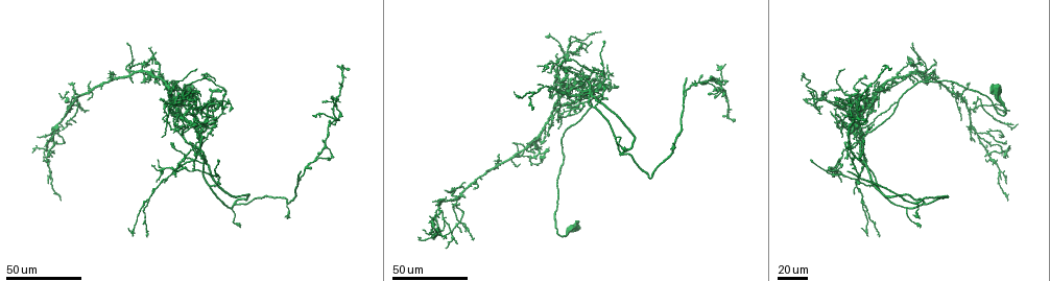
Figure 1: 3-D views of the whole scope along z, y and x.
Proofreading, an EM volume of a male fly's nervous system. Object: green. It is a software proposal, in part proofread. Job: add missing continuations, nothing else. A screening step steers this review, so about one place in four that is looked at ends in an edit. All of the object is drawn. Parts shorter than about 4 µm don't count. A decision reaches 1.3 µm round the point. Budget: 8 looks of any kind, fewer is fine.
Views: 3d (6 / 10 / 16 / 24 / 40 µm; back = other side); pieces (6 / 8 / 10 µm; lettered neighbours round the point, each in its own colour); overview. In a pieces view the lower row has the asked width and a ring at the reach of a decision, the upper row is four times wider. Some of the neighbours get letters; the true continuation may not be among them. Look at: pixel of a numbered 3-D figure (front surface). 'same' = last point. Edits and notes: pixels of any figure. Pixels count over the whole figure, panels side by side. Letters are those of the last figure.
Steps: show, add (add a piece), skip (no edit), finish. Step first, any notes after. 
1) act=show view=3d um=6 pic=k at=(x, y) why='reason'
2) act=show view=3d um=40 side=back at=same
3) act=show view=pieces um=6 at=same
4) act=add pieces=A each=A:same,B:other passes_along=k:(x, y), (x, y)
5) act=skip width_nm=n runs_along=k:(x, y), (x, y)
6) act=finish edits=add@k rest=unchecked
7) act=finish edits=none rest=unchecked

act=show view=3d um=24 pic=1 at=(609, 100)

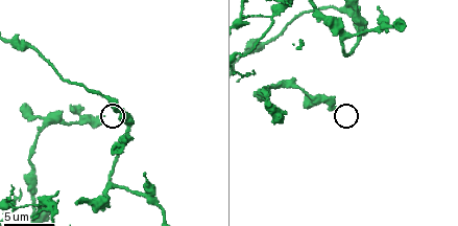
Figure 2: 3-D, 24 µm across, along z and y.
act=show view=pieces um=10 pic=2 at=(338, 108) why='what lies round it'

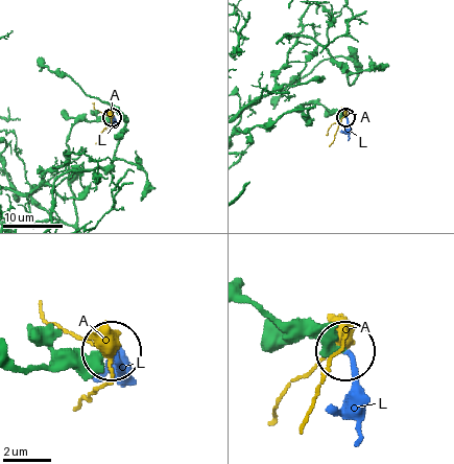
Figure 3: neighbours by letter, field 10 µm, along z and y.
act=add pieces=L each=A:other,L:same passes_along=3:(281, 320), (314, 326), (347, 350), (356, 442) found='it goes on there'

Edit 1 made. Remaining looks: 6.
act=show view=overview why='see it whole again'

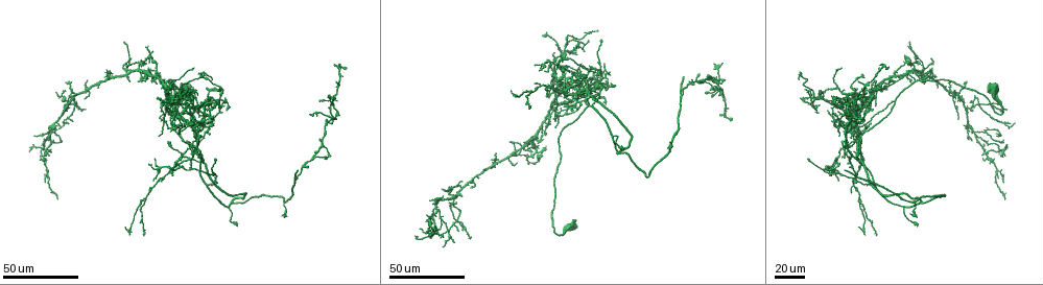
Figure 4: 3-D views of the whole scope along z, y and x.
act=show view=3d um=40 pic=4 at=(838, 69) why='branch stops here'

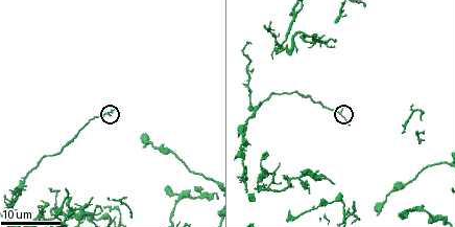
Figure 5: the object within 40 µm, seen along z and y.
act=show view=pieces um=6 pic=5 at=(108, 115) why='what lies round it'

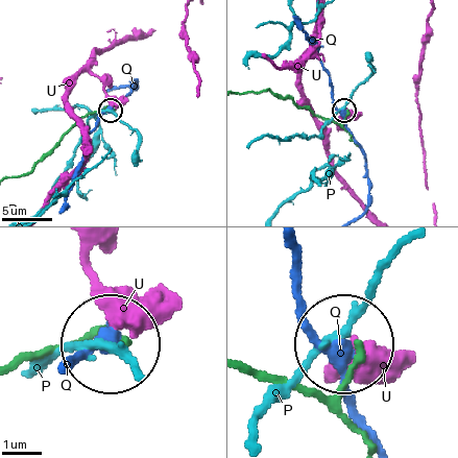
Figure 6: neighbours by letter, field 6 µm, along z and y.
act=skip width_nm=170 each=P:other,Q:other,U:other runs_along=6:(246, 93), (268, 90), (338, 122), (345, 111) found='no lettered piece goes on from it'

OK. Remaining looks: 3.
act=show view=3d um=24 pic=4 at=(839, 140) why='an open end'

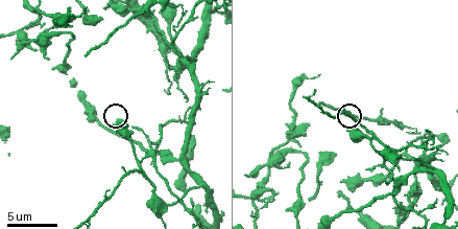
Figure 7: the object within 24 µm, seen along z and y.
act=show view=pieces um=10 pic=7 at=(351, 128)

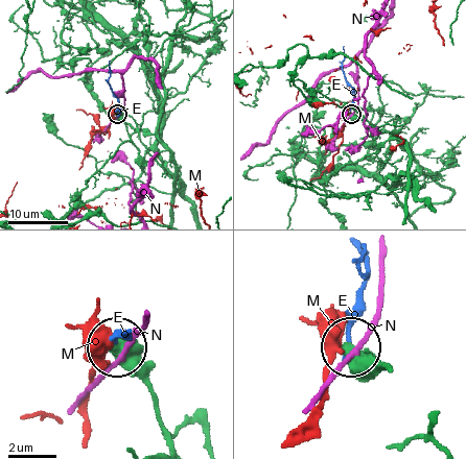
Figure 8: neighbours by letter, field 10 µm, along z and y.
act=skip each=E:other,M:other,N:other found='none of them fits'

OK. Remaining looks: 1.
act=show view=pieces um=6 pic=7 at=(341, 192) why='free end'

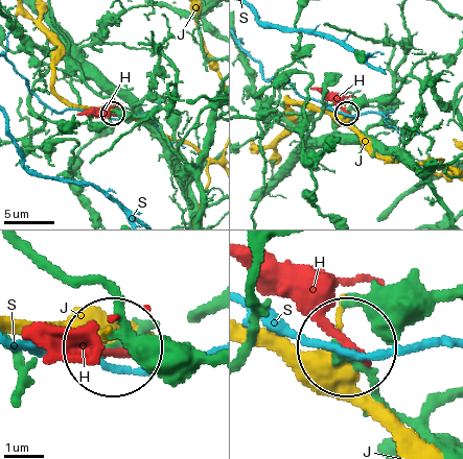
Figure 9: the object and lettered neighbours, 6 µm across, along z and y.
act=skip each=H:other,J:other,S:other found='none of them fits'

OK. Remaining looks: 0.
act=finish edits=add@3 rest=unchecked

